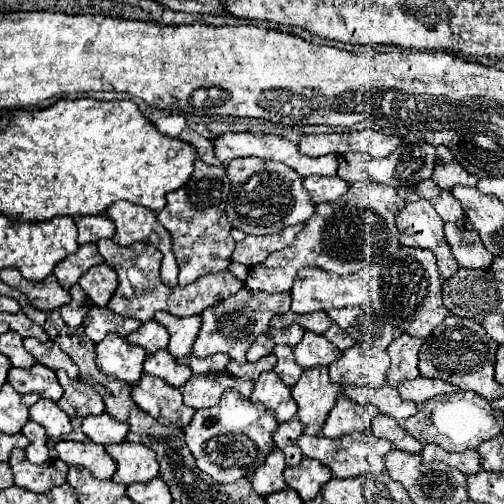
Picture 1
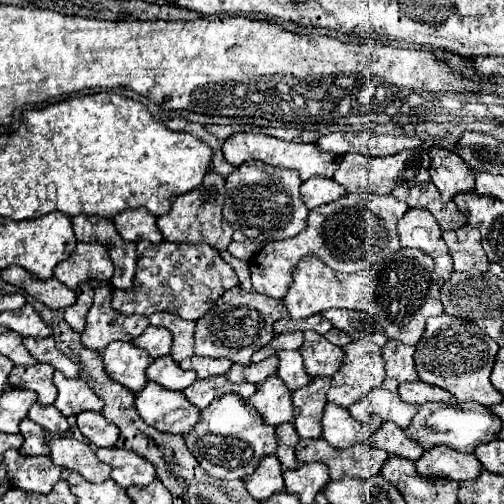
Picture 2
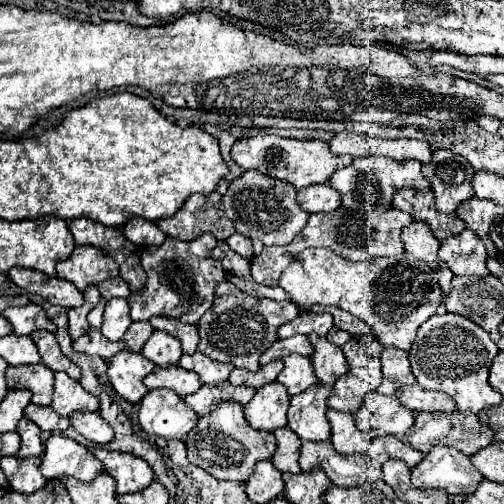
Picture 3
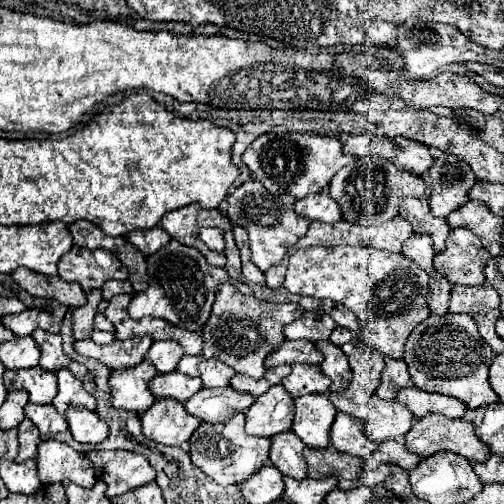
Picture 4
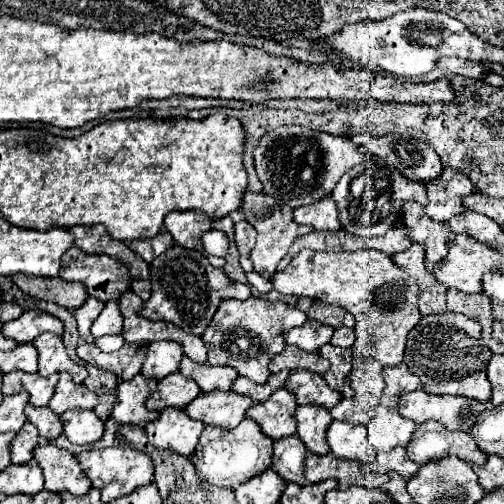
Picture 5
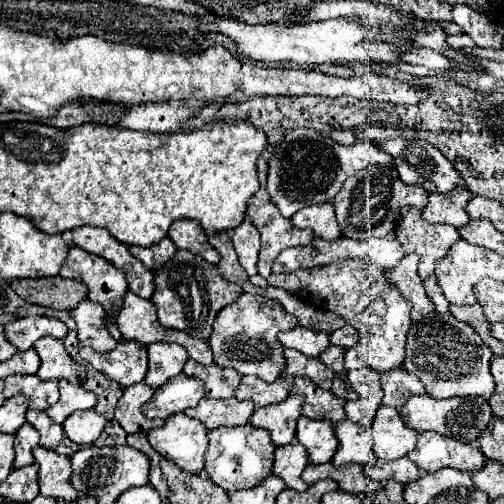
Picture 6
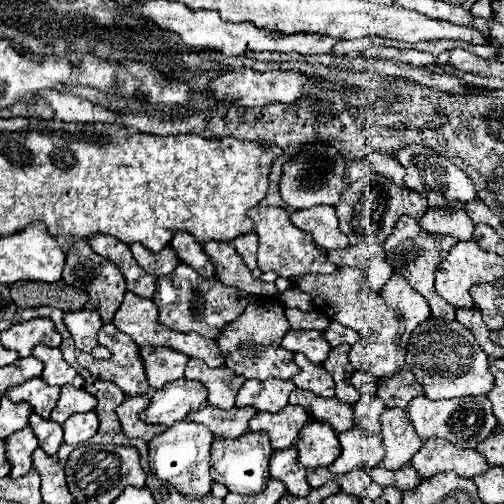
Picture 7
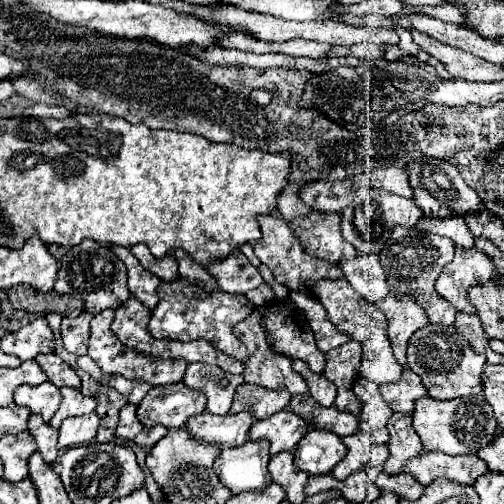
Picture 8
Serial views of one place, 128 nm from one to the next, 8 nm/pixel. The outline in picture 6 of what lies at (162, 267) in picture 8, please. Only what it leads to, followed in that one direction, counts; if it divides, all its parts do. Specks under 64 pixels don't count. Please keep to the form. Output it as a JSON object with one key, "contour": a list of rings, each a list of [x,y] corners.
{"contour":[[[166,236],[162,238],[158,244],[154,246],[148,246],[148,248],[142,248],[142,246],[130,246],[130,254],[138,260],[142,260],[142,264],[148,268],[148,270],[158,270],[164,262],[168,262],[176,252],[176,246],[172,244],[172,240]]]}

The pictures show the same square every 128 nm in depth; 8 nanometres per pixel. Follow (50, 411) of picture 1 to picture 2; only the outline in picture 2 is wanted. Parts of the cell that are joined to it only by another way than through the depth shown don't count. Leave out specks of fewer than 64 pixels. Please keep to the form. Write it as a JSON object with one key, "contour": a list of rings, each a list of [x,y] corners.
{"contour":[[[34,404],[28,412],[28,418],[34,420],[36,424],[40,424],[42,428],[46,428],[52,434],[64,434],[70,430],[68,418],[56,408],[56,406],[42,406],[42,404]]]}

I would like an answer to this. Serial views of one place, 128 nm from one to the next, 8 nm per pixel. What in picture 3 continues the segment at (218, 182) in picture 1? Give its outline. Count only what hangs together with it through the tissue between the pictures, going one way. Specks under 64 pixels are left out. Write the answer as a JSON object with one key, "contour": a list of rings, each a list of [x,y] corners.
{"contour":[[[218,190],[210,196],[192,194],[174,216],[162,218],[158,226],[166,236],[178,240],[196,240],[202,234],[214,234],[218,242],[224,242],[236,232],[234,224],[224,214]]]}

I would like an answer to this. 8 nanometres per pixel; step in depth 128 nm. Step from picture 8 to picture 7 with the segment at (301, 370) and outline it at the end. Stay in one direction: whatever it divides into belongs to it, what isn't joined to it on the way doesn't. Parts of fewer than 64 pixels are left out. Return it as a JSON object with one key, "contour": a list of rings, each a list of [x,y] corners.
{"contour":[[[296,352],[294,354],[294,362],[300,368],[300,372],[292,378],[292,382],[298,388],[308,388],[318,396],[324,398],[332,398],[334,396],[334,380],[328,372],[324,372],[324,368],[320,364],[312,364],[304,354]]]}

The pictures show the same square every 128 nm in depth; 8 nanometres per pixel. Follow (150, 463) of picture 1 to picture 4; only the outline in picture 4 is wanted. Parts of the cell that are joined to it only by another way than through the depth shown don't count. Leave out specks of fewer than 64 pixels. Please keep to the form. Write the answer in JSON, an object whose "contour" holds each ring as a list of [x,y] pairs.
{"contour":[[[90,450],[86,458],[96,468],[96,478],[108,484],[106,496],[114,498],[154,480],[156,470],[136,452],[128,450]]]}

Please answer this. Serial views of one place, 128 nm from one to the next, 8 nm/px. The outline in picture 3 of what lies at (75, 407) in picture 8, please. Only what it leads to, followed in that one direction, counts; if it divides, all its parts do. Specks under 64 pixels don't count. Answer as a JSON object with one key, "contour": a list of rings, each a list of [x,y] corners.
{"contour":[[[56,372],[52,408],[60,416],[70,416],[76,410],[98,410],[100,400],[86,392],[78,380],[72,380],[64,372]]]}

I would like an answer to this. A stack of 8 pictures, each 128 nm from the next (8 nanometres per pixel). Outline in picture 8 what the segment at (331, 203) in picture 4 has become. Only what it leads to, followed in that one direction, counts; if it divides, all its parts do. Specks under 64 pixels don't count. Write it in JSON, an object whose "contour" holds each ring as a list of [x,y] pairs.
{"contour":[[[310,212],[306,216],[298,216],[290,222],[290,228],[300,238],[304,250],[310,256],[324,258],[336,264],[342,258],[356,256],[356,248],[346,242],[340,234],[340,216],[338,214],[324,214],[324,212]]]}

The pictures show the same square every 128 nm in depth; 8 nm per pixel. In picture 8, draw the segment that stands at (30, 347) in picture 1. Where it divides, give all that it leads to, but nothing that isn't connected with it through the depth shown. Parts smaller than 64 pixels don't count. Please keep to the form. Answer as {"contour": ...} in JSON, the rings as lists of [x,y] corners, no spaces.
{"contour":[[[42,354],[42,356],[36,356],[34,360],[46,372],[48,382],[54,384],[56,388],[62,388],[62,386],[80,388],[80,378],[76,376],[76,372],[58,354]]]}

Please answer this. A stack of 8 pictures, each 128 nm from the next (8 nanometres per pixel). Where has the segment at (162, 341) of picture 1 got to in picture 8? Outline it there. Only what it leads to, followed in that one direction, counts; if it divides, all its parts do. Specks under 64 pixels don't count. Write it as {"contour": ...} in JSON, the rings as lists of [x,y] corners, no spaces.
{"contour":[[[104,310],[98,316],[94,316],[92,320],[92,336],[90,336],[90,344],[88,344],[88,356],[108,374],[122,374],[126,378],[140,378],[150,382],[152,386],[164,386],[164,384],[172,384],[172,382],[180,382],[184,378],[186,372],[186,362],[184,360],[176,360],[176,358],[154,358],[148,360],[144,354],[134,352],[132,348],[124,348],[124,344],[120,344],[120,340],[112,334],[110,324],[114,320],[114,310]]]}

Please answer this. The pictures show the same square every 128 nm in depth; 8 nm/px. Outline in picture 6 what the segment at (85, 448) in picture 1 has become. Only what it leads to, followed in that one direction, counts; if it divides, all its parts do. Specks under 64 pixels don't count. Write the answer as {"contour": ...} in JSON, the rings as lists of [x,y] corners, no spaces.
{"contour":[[[36,446],[34,448],[34,460],[38,464],[38,476],[40,476],[40,494],[62,498],[62,500],[76,500],[78,492],[70,484],[72,466],[70,458],[64,454],[58,454],[50,448]]]}

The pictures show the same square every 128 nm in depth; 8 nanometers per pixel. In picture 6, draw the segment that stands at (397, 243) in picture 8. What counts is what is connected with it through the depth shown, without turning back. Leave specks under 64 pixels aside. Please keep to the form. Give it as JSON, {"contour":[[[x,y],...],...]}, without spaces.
{"contour":[[[404,208],[404,212],[400,214],[400,222],[398,222],[398,226],[396,226],[396,236],[400,238],[400,242],[402,242],[406,254],[418,254],[418,256],[420,256],[418,274],[420,274],[420,278],[424,280],[424,286],[426,286],[428,296],[430,296],[432,302],[436,304],[436,312],[448,312],[448,300],[446,300],[446,296],[440,292],[438,280],[436,280],[436,276],[434,276],[434,264],[436,264],[438,260],[442,260],[444,254],[448,252],[448,248],[460,238],[458,230],[452,228],[452,226],[446,226],[446,224],[428,224],[428,222],[422,218],[422,212],[420,212],[418,208]]]}

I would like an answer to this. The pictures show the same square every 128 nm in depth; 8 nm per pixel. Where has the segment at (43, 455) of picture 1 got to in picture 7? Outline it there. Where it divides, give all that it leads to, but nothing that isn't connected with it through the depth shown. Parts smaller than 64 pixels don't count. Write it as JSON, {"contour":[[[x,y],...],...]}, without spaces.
{"contour":[[[30,426],[14,432],[6,438],[6,452],[8,460],[12,462],[12,478],[24,476],[32,468],[32,452],[38,448],[38,440]]]}

